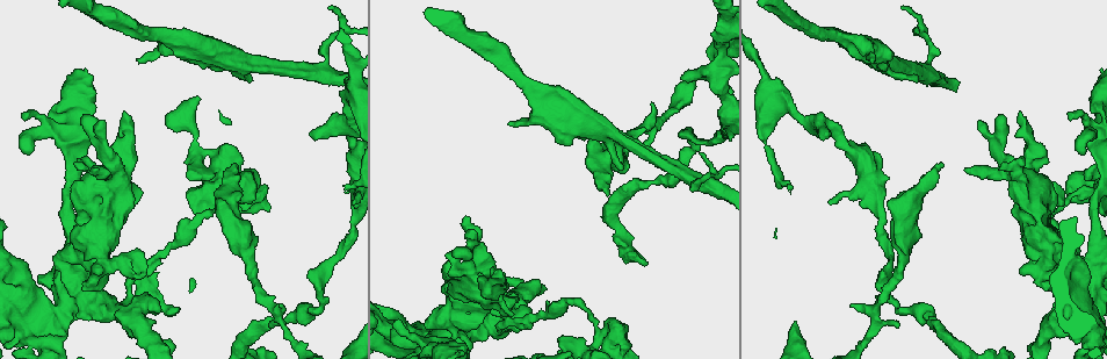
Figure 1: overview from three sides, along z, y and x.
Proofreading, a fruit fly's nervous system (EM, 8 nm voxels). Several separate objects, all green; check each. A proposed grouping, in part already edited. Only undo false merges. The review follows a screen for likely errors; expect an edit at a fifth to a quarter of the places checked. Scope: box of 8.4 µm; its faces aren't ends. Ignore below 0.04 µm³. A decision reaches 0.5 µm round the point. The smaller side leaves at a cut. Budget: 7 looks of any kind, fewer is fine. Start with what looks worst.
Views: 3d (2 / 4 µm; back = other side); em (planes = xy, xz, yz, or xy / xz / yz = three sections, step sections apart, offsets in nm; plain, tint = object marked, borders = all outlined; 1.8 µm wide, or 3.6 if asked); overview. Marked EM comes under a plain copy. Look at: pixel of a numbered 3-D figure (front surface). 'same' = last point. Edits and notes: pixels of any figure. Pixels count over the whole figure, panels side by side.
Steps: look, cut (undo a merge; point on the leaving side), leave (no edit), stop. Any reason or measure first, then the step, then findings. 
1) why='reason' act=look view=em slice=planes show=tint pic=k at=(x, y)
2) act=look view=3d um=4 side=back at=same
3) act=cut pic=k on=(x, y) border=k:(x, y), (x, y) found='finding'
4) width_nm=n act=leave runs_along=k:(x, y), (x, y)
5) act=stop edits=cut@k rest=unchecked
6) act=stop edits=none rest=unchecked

why='calibre changes' act=look view=3d um=4 side=back pic=1 at=(1091, 259)

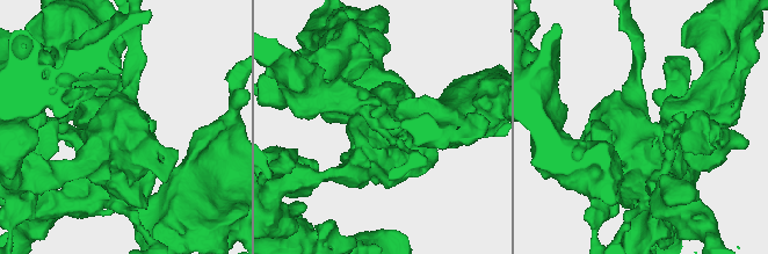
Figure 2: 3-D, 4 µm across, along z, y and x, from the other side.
act=look view=em um=3.6 slice=planes show=borders pic=2 at=(643, 129)

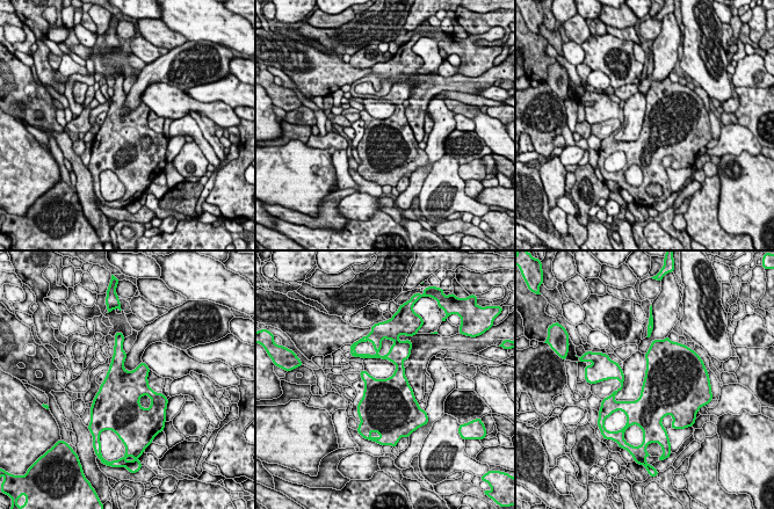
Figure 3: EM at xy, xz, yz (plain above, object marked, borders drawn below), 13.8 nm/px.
act=leave found='continuous, no second cell'

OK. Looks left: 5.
why='arms run side by side' act=look view=em um=3.6 slice=yz step=4 show=tint pic=1 at=(241, 182)

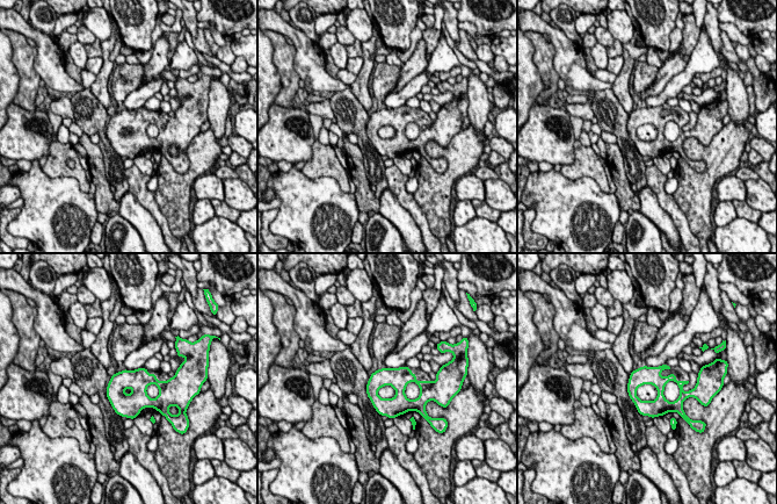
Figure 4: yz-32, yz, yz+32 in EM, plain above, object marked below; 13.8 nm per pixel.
act=look view=em um=3.6 slice=xy step=4 show=tint at=same

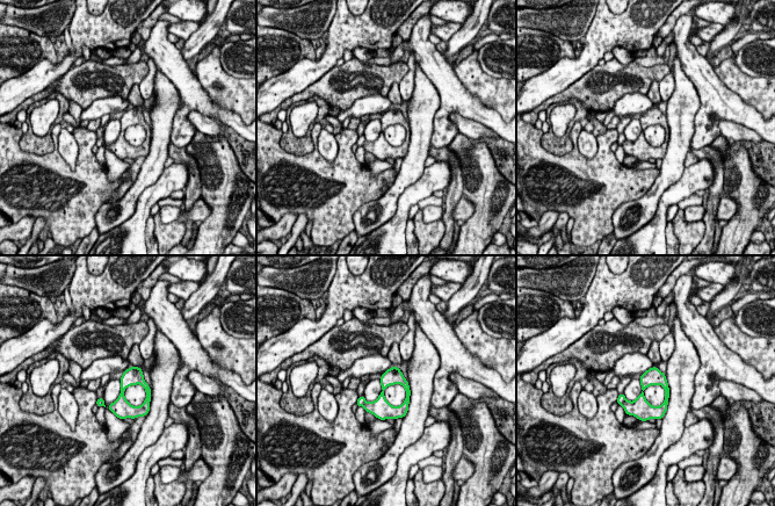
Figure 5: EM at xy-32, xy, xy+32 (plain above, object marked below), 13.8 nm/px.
act=leave found='one cell here'

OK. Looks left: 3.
why='thick turns thin' act=look view=3d um=4 side=back pic=1 at=(1031, 185)

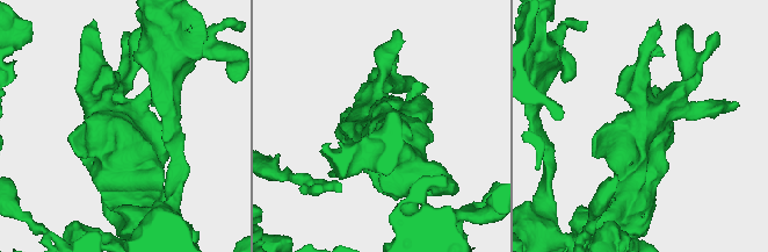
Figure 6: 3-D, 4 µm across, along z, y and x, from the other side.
act=look view=em um=3.6 slice=planes show=tint pic=6 at=(640, 128)

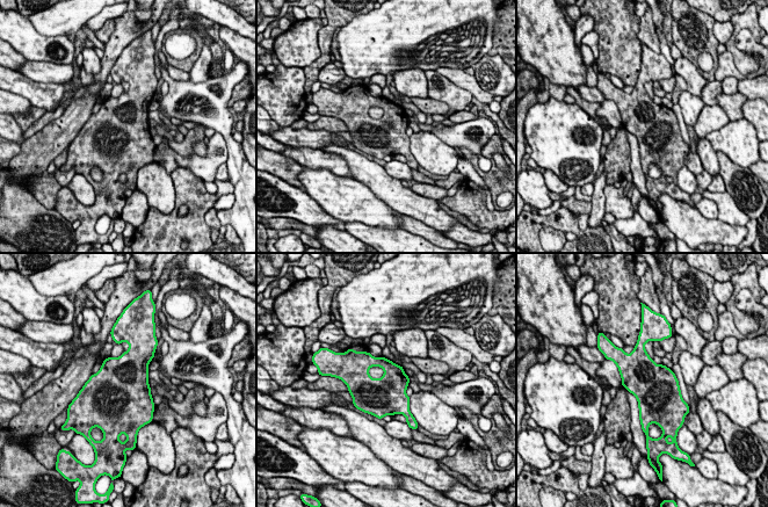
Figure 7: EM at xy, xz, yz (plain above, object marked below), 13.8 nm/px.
width_nm=500 act=leave found='continuous, no second cell'

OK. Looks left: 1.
act=stop edits=none rest=unchecked

